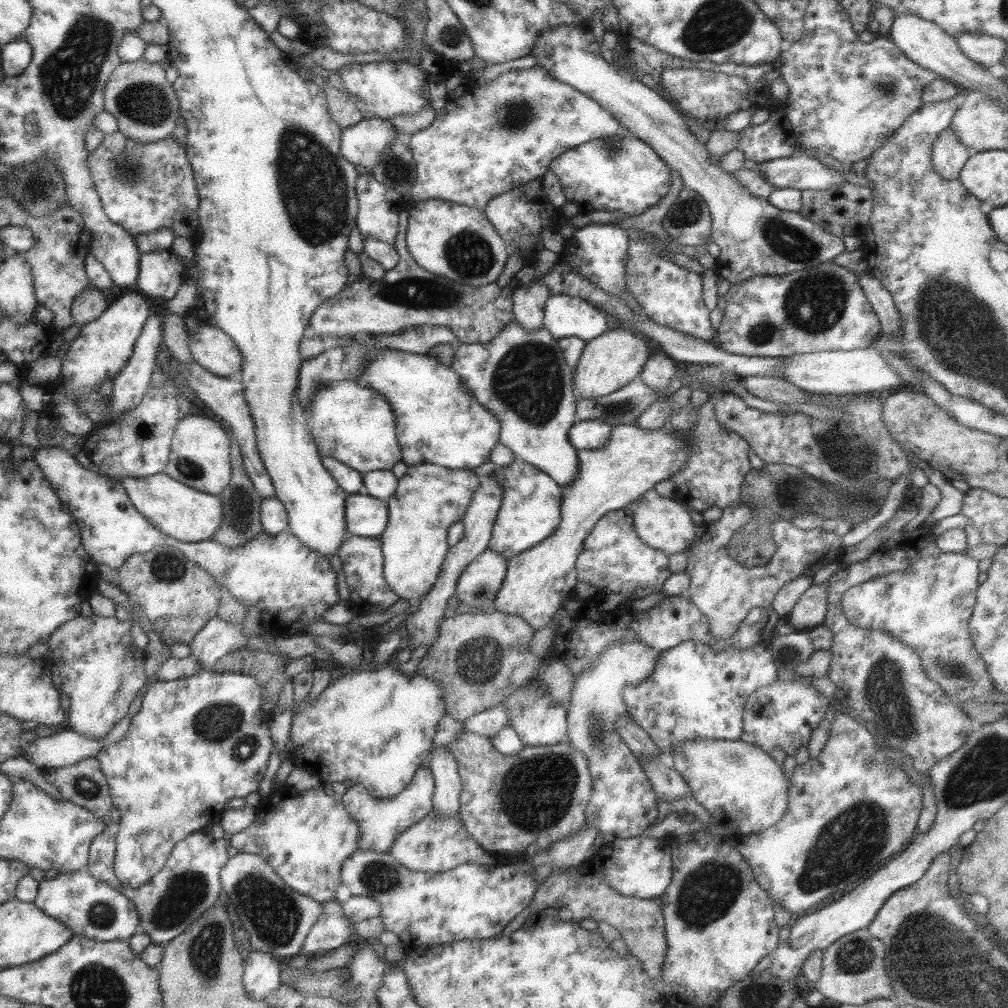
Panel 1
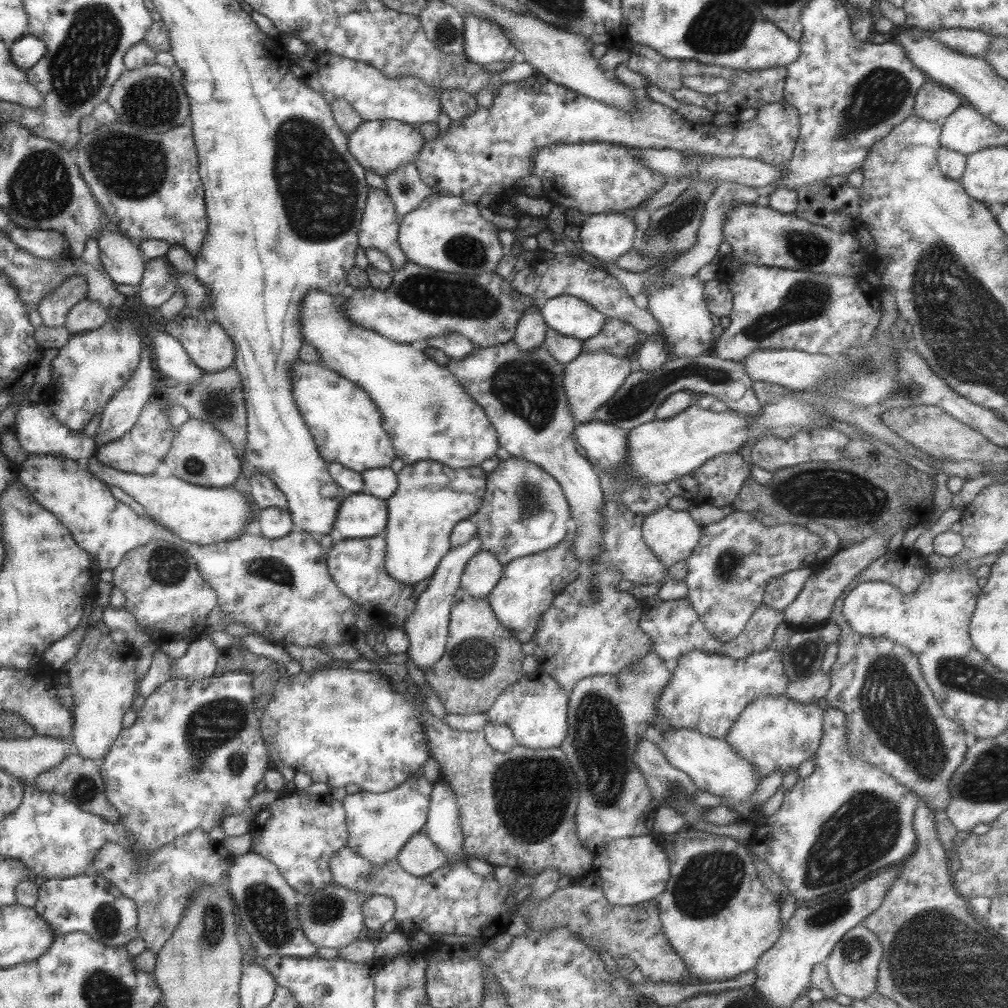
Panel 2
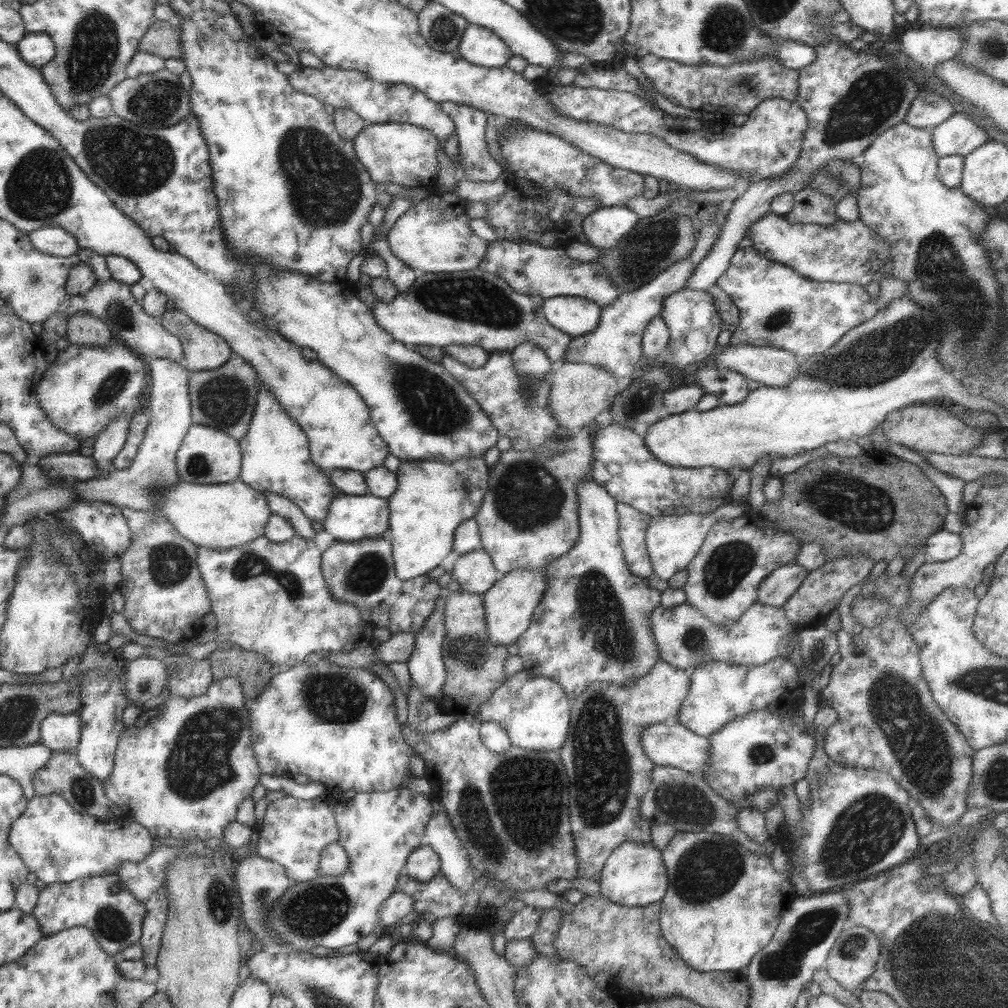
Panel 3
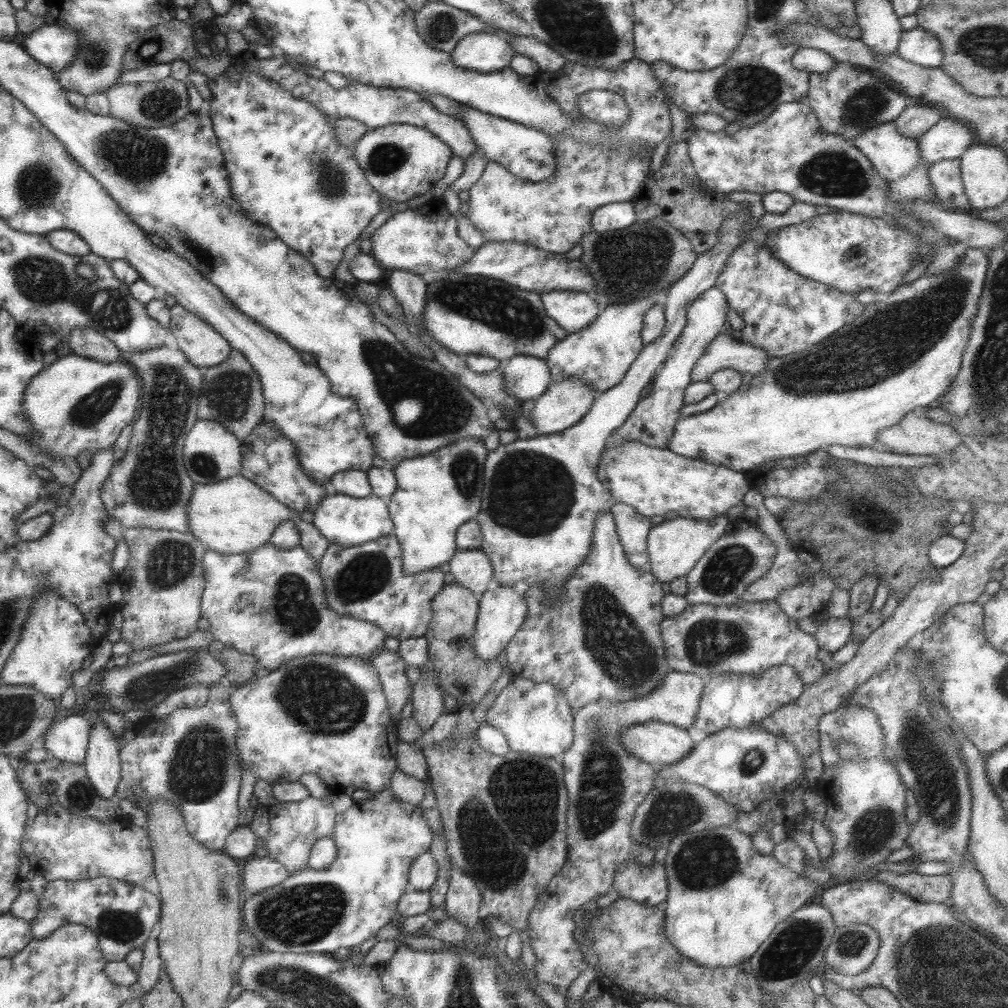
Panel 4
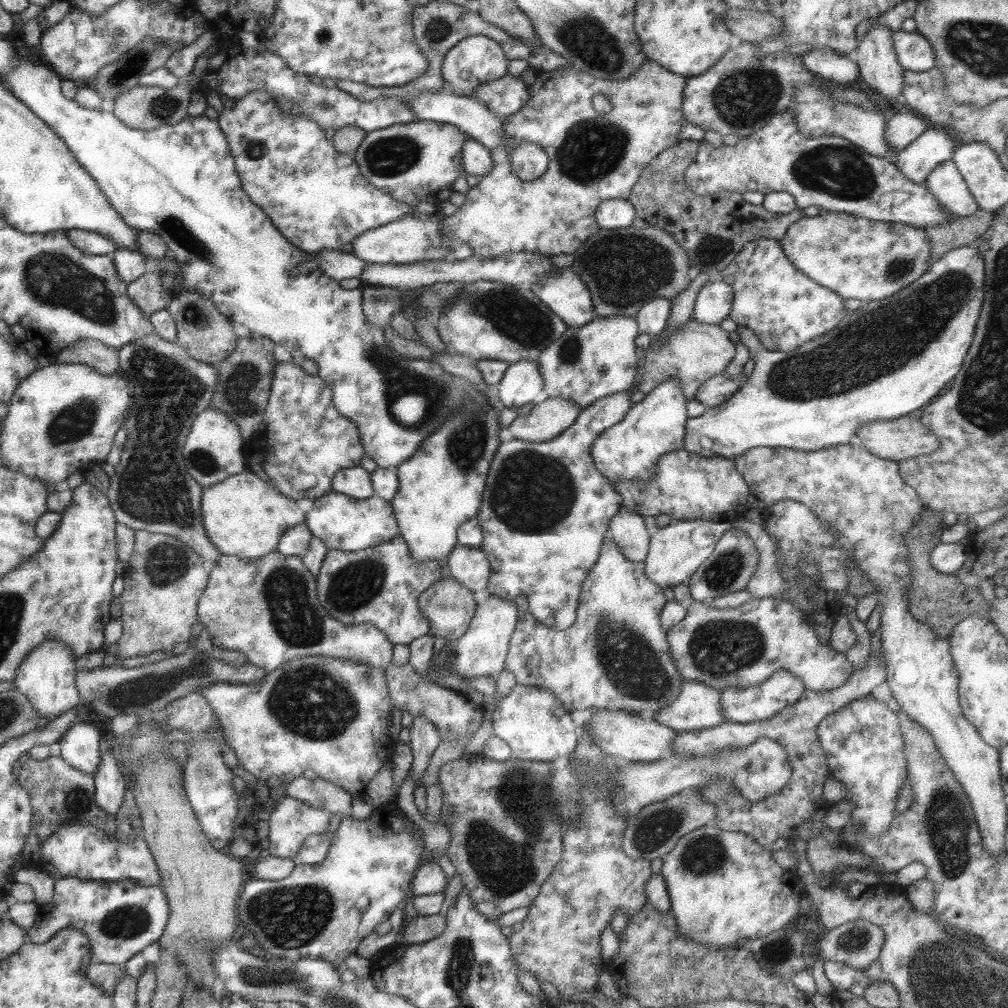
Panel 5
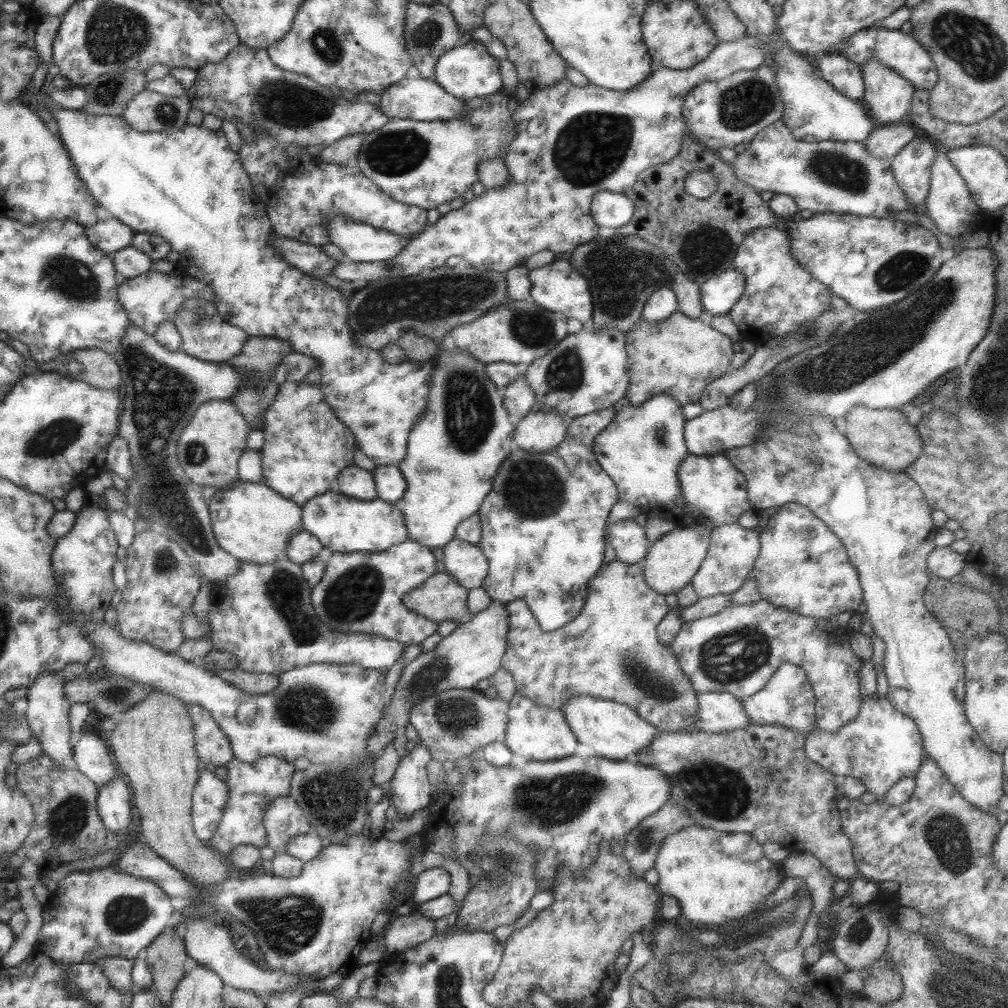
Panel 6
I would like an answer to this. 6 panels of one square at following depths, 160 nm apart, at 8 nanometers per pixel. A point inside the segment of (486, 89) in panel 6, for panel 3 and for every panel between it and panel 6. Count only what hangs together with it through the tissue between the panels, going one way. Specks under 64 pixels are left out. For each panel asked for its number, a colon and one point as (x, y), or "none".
3: (476, 46)
4: (485, 52)
5: (472, 61)

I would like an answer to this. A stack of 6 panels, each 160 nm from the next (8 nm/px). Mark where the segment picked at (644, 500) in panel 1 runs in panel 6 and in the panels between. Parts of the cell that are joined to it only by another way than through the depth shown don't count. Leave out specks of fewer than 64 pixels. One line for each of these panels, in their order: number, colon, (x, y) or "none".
2: (671, 535)
3: (671, 541)
4: (673, 547)
5: (674, 552)
6: (670, 562)

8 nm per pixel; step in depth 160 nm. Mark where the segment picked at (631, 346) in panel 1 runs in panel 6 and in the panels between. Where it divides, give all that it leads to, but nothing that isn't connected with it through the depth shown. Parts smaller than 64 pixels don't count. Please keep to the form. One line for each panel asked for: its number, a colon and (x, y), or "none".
2: (588, 381)
3: (578, 392)
4: (563, 403)
5: (544, 421)
6: (537, 432)

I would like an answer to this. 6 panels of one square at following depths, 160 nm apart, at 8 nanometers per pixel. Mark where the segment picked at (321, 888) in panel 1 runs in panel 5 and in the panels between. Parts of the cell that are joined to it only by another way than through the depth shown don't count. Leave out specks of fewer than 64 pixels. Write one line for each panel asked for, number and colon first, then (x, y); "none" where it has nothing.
2: (298, 833)
3: (293, 832)
4: (293, 826)
5: (291, 821)

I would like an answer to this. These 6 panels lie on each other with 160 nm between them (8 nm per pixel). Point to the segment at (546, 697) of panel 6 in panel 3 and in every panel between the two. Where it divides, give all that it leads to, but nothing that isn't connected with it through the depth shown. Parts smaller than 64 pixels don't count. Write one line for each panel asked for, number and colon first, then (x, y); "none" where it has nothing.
3: (592, 623)
4: (599, 640)
5: (614, 656)

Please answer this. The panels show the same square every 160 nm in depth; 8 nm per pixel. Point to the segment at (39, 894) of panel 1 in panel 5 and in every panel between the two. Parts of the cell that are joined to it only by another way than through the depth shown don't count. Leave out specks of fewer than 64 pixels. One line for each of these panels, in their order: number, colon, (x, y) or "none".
2: (89, 904)
3: (102, 904)
4: (122, 916)
5: (118, 918)

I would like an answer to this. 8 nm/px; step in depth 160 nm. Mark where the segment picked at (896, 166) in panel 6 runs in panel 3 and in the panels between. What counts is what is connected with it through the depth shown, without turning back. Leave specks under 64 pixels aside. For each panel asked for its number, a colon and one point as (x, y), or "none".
3: (958, 135)
4: (947, 139)
5: (933, 146)

